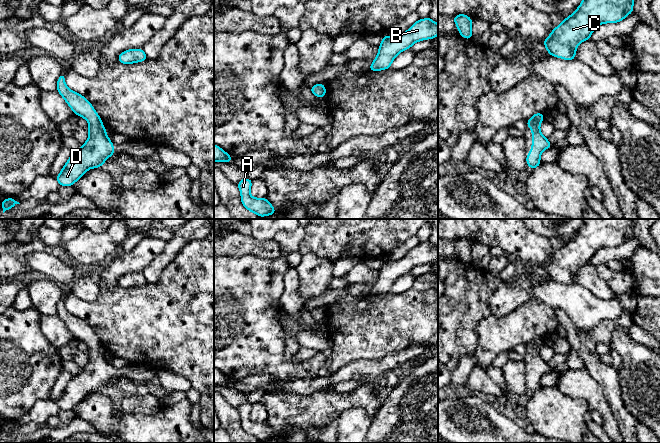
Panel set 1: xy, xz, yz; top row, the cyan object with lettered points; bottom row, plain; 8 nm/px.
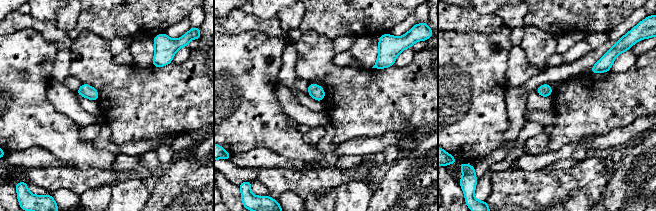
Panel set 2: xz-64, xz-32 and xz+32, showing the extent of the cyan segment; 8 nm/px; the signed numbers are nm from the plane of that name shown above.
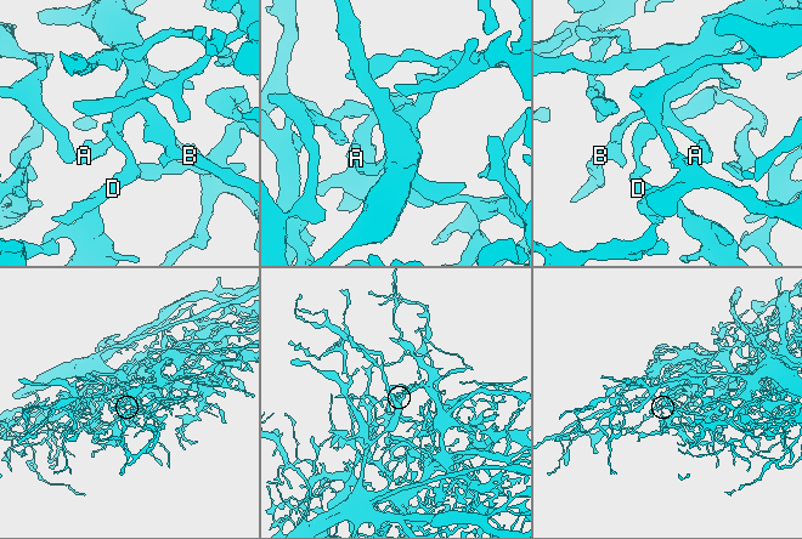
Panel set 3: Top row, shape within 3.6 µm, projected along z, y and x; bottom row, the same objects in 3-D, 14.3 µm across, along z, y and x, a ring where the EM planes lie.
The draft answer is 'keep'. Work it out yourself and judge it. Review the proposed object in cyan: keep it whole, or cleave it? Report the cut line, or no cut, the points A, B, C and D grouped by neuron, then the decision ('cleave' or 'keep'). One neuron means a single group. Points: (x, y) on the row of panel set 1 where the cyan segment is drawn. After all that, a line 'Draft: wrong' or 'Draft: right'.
cut none; groups A B C D; keep
Draft: right

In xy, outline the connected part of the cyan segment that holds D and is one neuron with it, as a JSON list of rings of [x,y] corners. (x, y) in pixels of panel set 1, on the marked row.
[[[65,74],[57,81],[57,91],[73,110],[89,123],[89,137],[83,146],[73,151],[56,180],[60,186],[72,186],[85,175],[88,169],[101,167],[109,156],[114,155],[114,145],[106,134],[100,116],[92,104],[82,95],[72,91],[65,84]]]

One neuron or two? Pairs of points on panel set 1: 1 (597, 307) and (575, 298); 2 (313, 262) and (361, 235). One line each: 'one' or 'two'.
1: one
2: two

